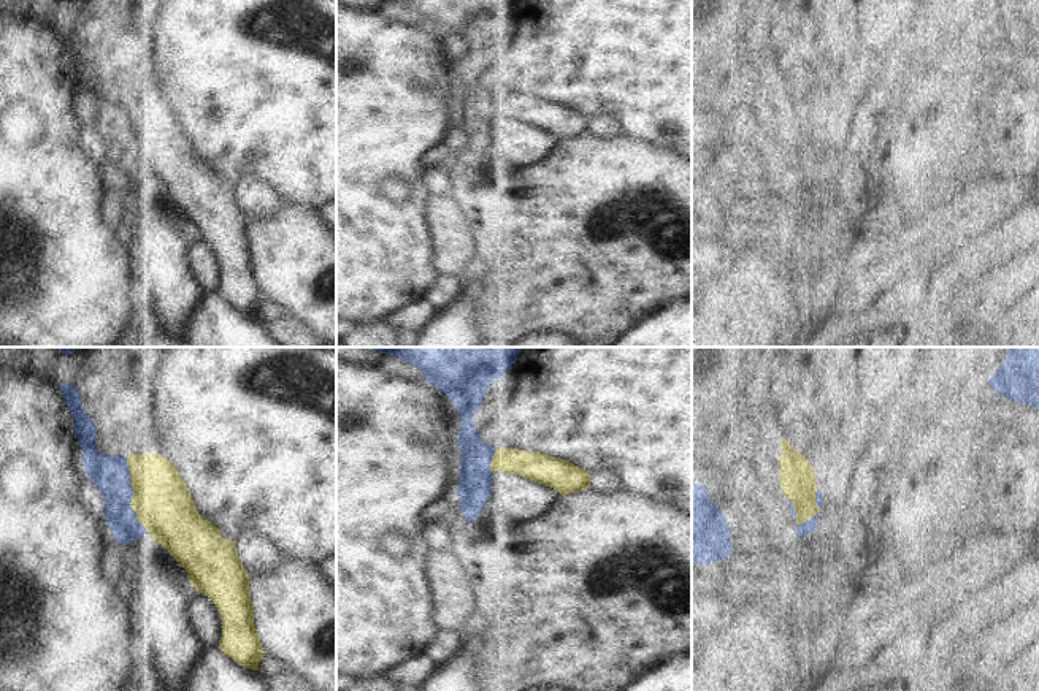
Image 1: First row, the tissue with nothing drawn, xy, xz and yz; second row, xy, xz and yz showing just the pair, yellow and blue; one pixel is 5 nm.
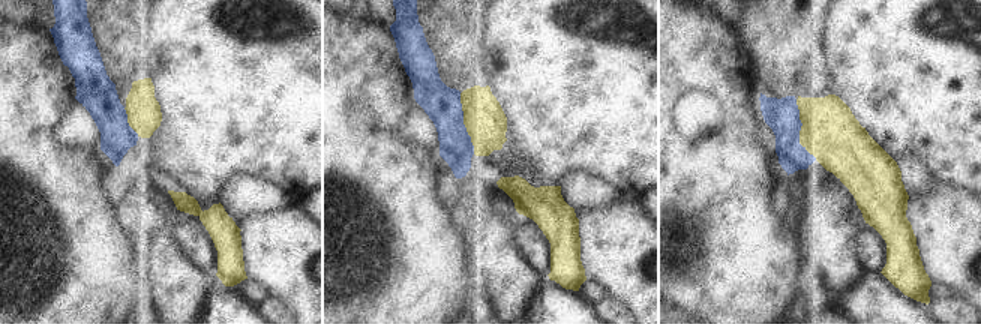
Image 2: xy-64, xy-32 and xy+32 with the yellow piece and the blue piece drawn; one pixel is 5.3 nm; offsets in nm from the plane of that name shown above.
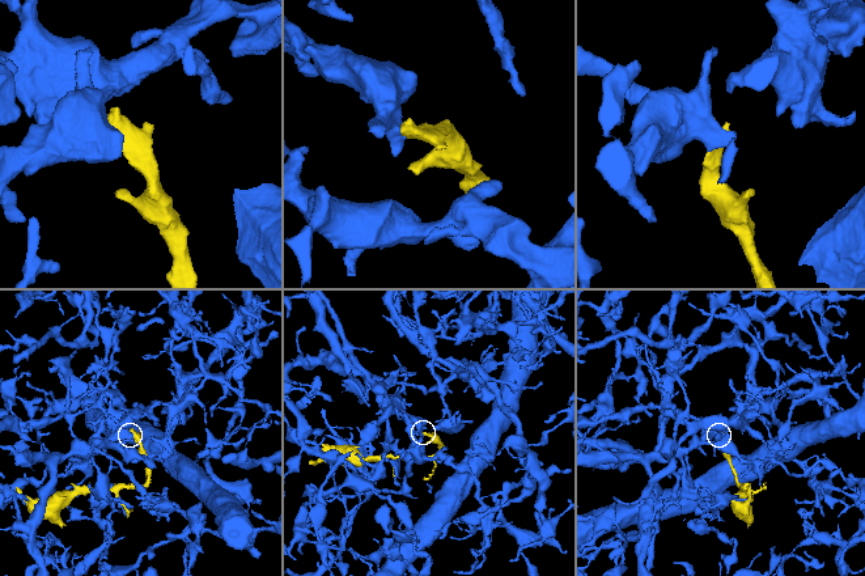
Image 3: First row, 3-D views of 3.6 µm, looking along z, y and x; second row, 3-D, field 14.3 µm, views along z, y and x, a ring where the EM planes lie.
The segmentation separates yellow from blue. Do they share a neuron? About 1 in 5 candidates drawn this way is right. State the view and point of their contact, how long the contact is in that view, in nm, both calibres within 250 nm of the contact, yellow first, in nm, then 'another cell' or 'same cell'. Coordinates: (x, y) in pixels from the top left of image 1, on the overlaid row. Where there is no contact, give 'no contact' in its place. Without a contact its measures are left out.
meets yellow in xy at (134, 495); contact 400 nm long; 280 nm thick on the yellow side, 190 nm on the other; another cell

